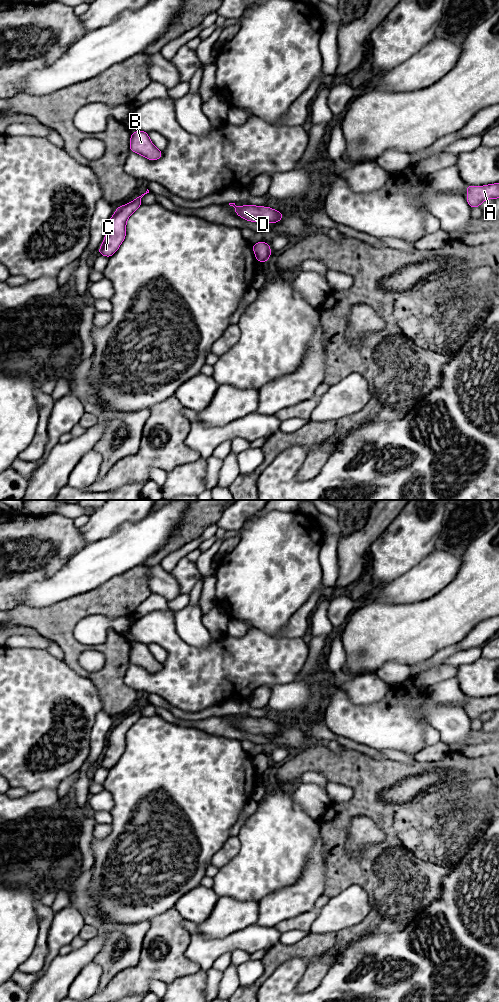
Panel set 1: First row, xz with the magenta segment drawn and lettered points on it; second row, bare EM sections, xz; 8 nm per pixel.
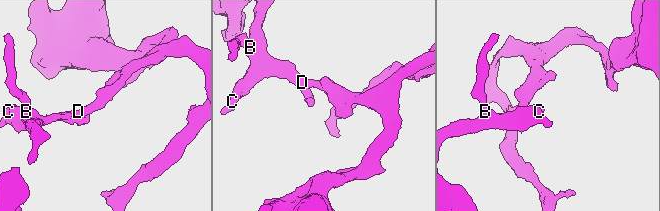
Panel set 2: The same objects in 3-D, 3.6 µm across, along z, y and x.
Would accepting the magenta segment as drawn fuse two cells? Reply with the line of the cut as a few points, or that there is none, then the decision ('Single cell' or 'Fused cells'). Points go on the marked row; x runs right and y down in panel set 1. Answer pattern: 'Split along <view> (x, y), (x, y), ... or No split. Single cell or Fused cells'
No split. Single cell

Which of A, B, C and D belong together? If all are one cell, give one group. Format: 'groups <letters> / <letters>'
groups A B C D

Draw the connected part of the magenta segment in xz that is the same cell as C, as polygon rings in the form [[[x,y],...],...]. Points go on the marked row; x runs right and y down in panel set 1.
[[[148,189],[132,202],[117,207],[106,227],[106,236],[98,250],[99,254],[109,258],[118,250],[126,236],[126,222],[128,218],[142,205],[141,198],[147,193],[149,193]]]

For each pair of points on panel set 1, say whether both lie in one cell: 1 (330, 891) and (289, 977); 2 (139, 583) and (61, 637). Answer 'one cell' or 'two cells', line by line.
1: two cells
2: one cell

